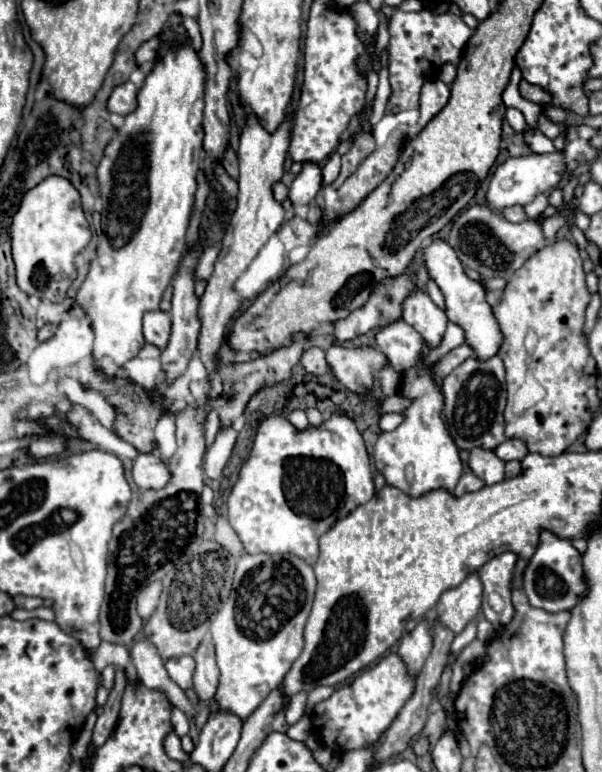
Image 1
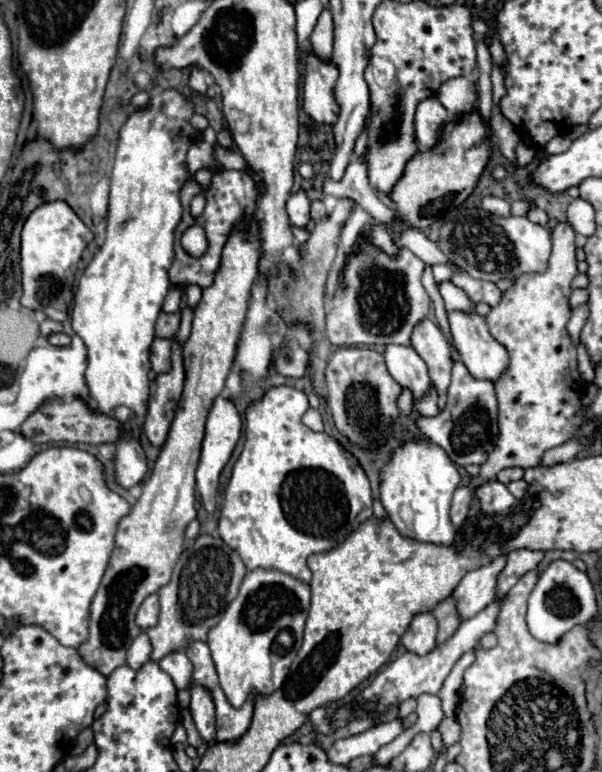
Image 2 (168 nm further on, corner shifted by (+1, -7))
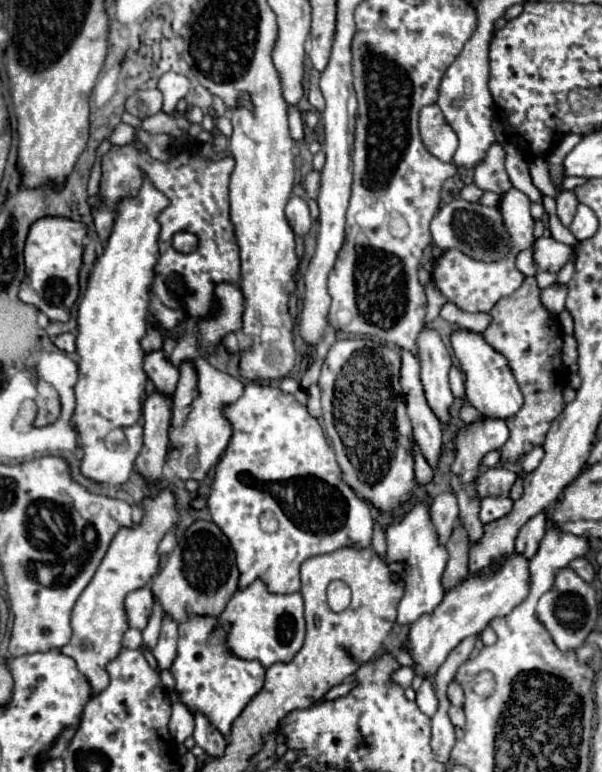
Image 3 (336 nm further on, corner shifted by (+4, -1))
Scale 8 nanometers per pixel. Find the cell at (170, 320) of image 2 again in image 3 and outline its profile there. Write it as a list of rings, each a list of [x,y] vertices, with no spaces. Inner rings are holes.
[[[148,325],[148,329],[146,329],[146,337],[142,339],[142,347],[144,347],[144,351],[146,353],[150,353],[152,349],[160,349],[162,347],[162,333],[160,333],[160,329],[158,327],[154,327],[154,325]]]

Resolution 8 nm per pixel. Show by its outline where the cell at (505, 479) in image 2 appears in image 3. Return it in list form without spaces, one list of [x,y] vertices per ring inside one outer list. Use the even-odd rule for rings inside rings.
[[[490,467],[480,477],[480,495],[482,497],[508,497],[510,487],[516,481],[516,473],[504,469],[504,467]]]

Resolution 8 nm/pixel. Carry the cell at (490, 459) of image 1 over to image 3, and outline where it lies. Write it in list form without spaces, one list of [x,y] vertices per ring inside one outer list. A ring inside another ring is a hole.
[[[484,497],[480,501],[480,521],[484,525],[508,515],[512,511],[512,499],[510,497],[502,497],[502,499],[496,499],[496,497]]]

